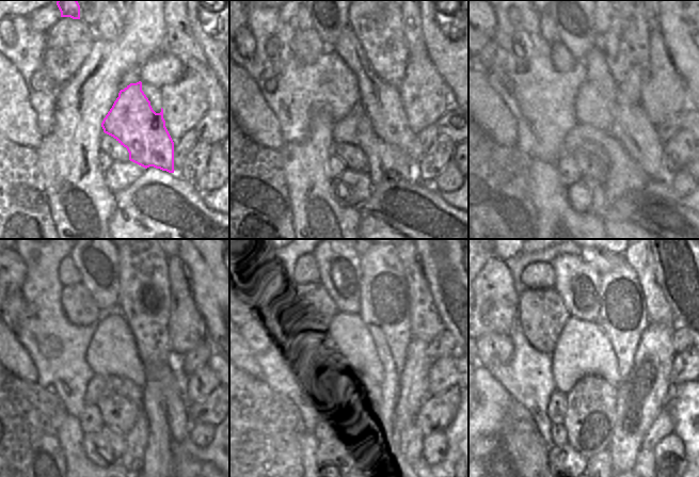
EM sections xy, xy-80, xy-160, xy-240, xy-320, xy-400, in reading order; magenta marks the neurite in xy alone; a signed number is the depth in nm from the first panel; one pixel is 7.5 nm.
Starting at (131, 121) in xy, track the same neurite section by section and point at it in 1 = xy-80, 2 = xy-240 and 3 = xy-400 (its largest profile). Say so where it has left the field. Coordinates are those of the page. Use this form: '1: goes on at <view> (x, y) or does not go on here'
1: goes on at xy-80 (355, 129)
2: goes on at xy-240 (136, 441)
3: goes on at xy-400 (604, 456)

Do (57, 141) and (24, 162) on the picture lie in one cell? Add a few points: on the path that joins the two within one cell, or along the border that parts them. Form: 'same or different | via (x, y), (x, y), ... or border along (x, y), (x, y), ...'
different | border along (34, 149), (43, 178)

